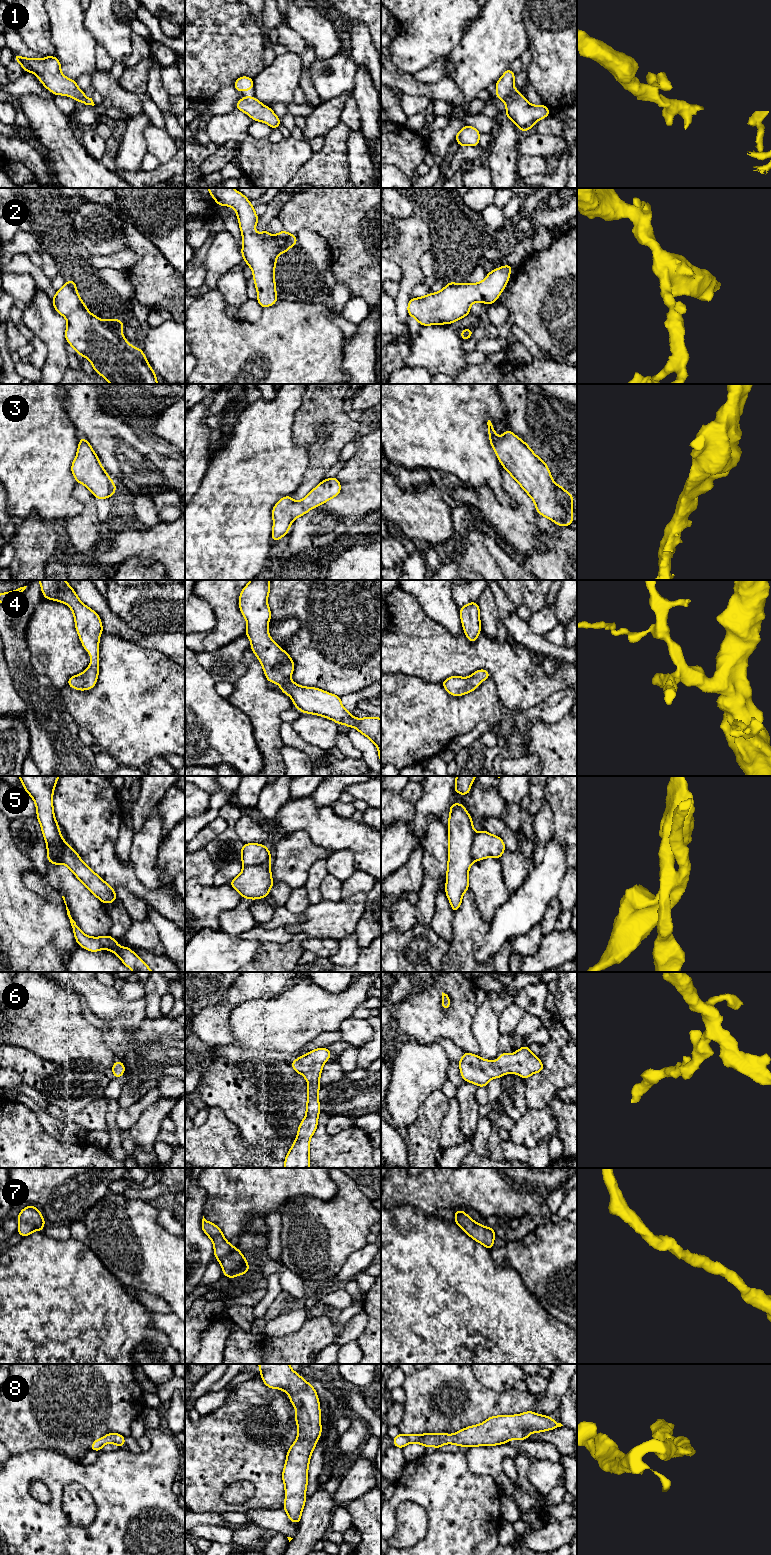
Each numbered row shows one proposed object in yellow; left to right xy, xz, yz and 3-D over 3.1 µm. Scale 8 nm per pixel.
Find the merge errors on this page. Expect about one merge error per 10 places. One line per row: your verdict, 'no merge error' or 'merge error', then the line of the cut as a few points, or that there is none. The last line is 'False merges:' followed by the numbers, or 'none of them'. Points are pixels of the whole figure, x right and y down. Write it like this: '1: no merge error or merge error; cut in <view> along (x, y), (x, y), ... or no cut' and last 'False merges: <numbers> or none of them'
1: no merge error; no cut
2: no merge error; no cut
3: no merge error; no cut
4: no merge error; no cut
5: merge error; cut in xy along (68, 844), (56, 846), (53, 849), (60, 863)
6: no merge error; no cut
7: no merge error; no cut
8: no merge error; no cut
False merges: 5

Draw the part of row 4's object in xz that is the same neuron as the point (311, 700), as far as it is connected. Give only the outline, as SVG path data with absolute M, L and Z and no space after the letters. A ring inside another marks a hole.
M251 580L240 592L239 608L247 621L246 636L250 639L251 649L260 660L268 682L274 682L281 688L281 692L292 698L293 704L303 713L319 715L333 720L337 724L345 724L348 728L354 726L361 734L368 737L376 746L381 763L381 718L371 716L359 719L351 715L341 703L341 698L315 687L302 687L290 680L294 671L294 661L290 655L281 649L272 640L268 633L268 623L271 619L271 611L267 603L270 593L269 580Z

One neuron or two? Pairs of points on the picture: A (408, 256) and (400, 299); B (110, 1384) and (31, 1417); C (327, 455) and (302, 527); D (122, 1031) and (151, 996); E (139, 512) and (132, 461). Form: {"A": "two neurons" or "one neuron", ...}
{"A": "one neuron", "B": "one neuron", "C": "two neurons", "D": "two neurons", "E": "two neurons"}

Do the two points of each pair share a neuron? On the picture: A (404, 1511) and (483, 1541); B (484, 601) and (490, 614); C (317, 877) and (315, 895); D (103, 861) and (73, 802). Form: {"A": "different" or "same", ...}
{"A": "different", "B": "same", "C": "same", "D": "same"}

